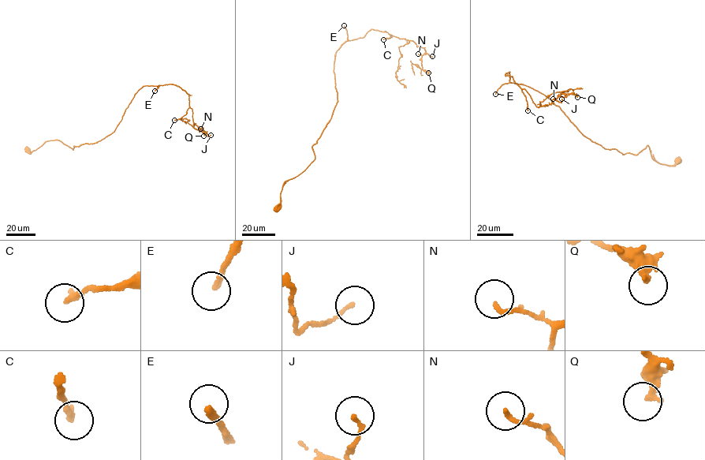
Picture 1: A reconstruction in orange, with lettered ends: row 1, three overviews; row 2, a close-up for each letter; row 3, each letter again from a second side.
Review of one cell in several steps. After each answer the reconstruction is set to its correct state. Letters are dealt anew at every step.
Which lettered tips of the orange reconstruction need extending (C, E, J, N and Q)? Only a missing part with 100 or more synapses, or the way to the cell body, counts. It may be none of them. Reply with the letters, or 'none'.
C, E

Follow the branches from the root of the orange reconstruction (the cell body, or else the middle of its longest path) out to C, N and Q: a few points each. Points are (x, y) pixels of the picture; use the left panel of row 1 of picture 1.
C: (131, 100), (144, 85), (177, 85), (188, 95), (189, 106), (186, 114), (174, 120)
N: (131, 100), (144, 85), (177, 85), (188, 95), (194, 128), (203, 132), (207, 131), (200, 129)
Q: (131, 100), (144, 85), (177, 85), (188, 95), (193, 126), (203, 132), (207, 131), (201, 130), (203, 136)

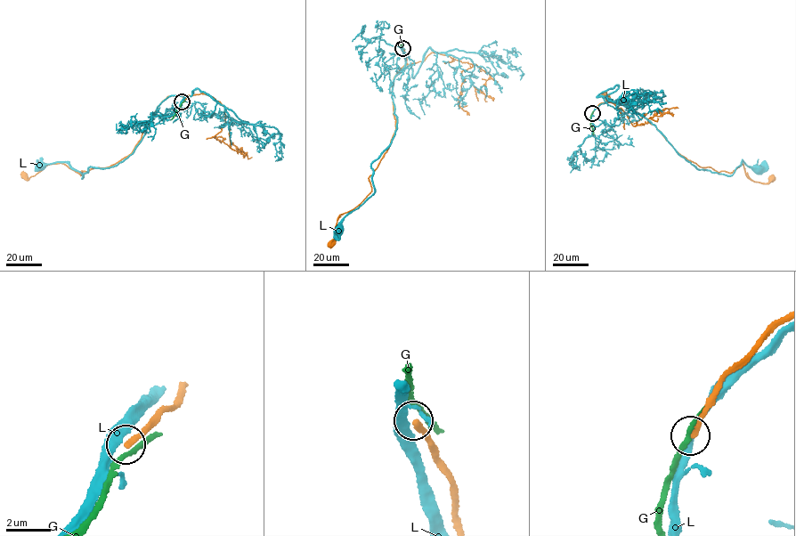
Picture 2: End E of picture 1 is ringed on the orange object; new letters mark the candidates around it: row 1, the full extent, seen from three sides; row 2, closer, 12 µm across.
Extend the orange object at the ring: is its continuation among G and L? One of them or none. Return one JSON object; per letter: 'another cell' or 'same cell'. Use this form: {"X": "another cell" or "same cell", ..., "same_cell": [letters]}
{"G": "another cell", "L": "another cell", "same_cell": []}

